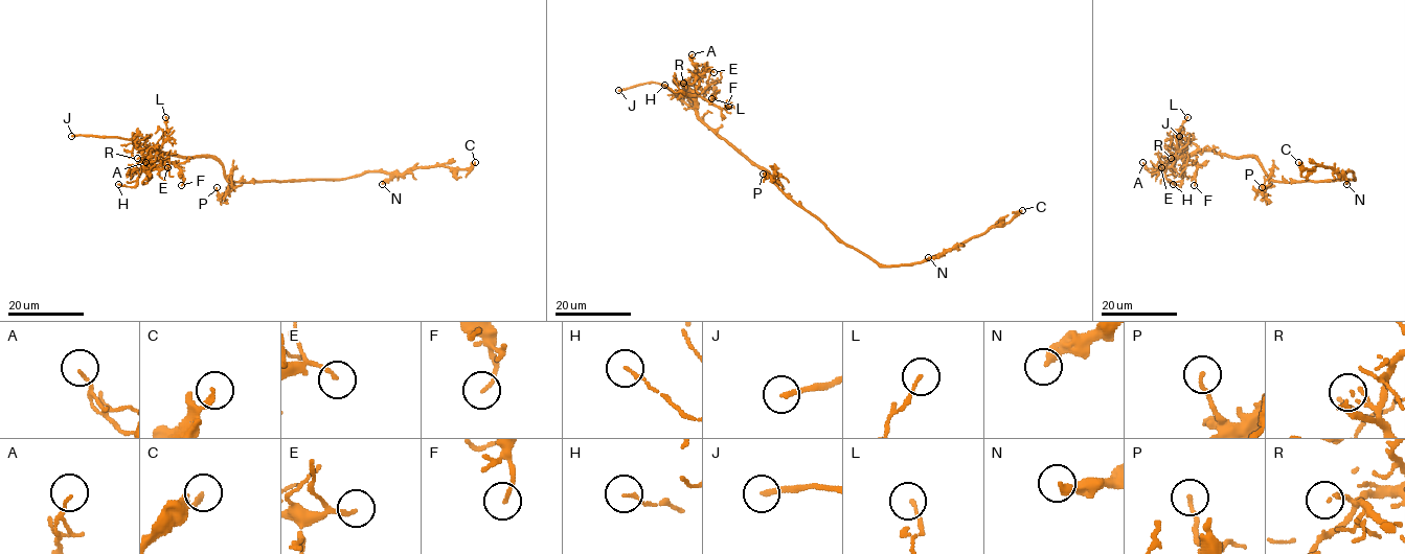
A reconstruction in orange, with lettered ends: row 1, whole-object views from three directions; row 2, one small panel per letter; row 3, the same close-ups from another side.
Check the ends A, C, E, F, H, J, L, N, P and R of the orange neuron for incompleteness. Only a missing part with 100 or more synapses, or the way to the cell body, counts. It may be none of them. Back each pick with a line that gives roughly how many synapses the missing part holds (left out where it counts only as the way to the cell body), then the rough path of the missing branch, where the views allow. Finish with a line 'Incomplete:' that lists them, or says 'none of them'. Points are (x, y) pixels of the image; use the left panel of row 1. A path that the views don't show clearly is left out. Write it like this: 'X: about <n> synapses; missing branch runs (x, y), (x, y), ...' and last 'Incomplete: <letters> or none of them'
J: missing branch runs (71, 136), (85, 139)
Incomplete: J

